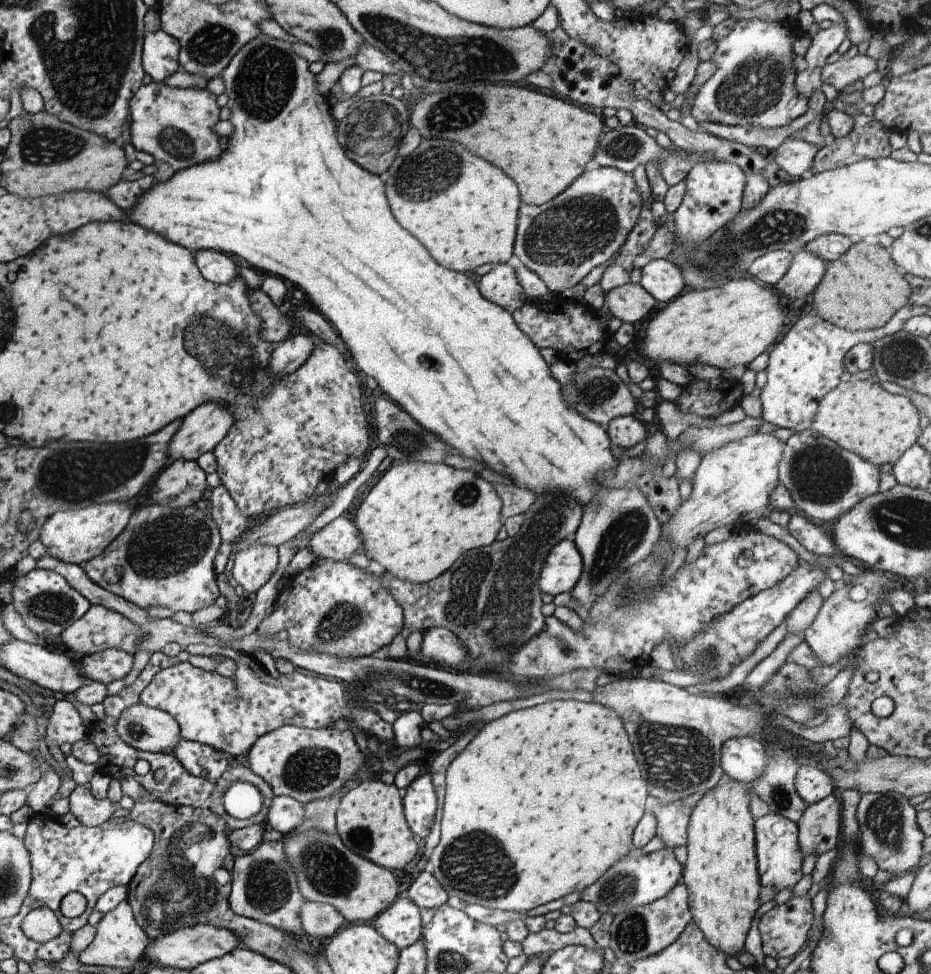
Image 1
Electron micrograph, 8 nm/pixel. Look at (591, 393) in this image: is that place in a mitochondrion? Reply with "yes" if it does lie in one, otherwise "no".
yes

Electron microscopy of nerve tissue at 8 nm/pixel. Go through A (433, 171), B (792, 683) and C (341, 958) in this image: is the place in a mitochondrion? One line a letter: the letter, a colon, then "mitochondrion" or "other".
A: mitochondrion
B: mitochondrion
C: other

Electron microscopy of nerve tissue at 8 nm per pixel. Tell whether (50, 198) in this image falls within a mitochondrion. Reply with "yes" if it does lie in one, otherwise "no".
no

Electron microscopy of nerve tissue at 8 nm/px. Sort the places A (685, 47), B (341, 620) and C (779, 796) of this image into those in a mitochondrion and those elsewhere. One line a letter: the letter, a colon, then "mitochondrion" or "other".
A: other
B: mitochondrion
C: mitochondrion

